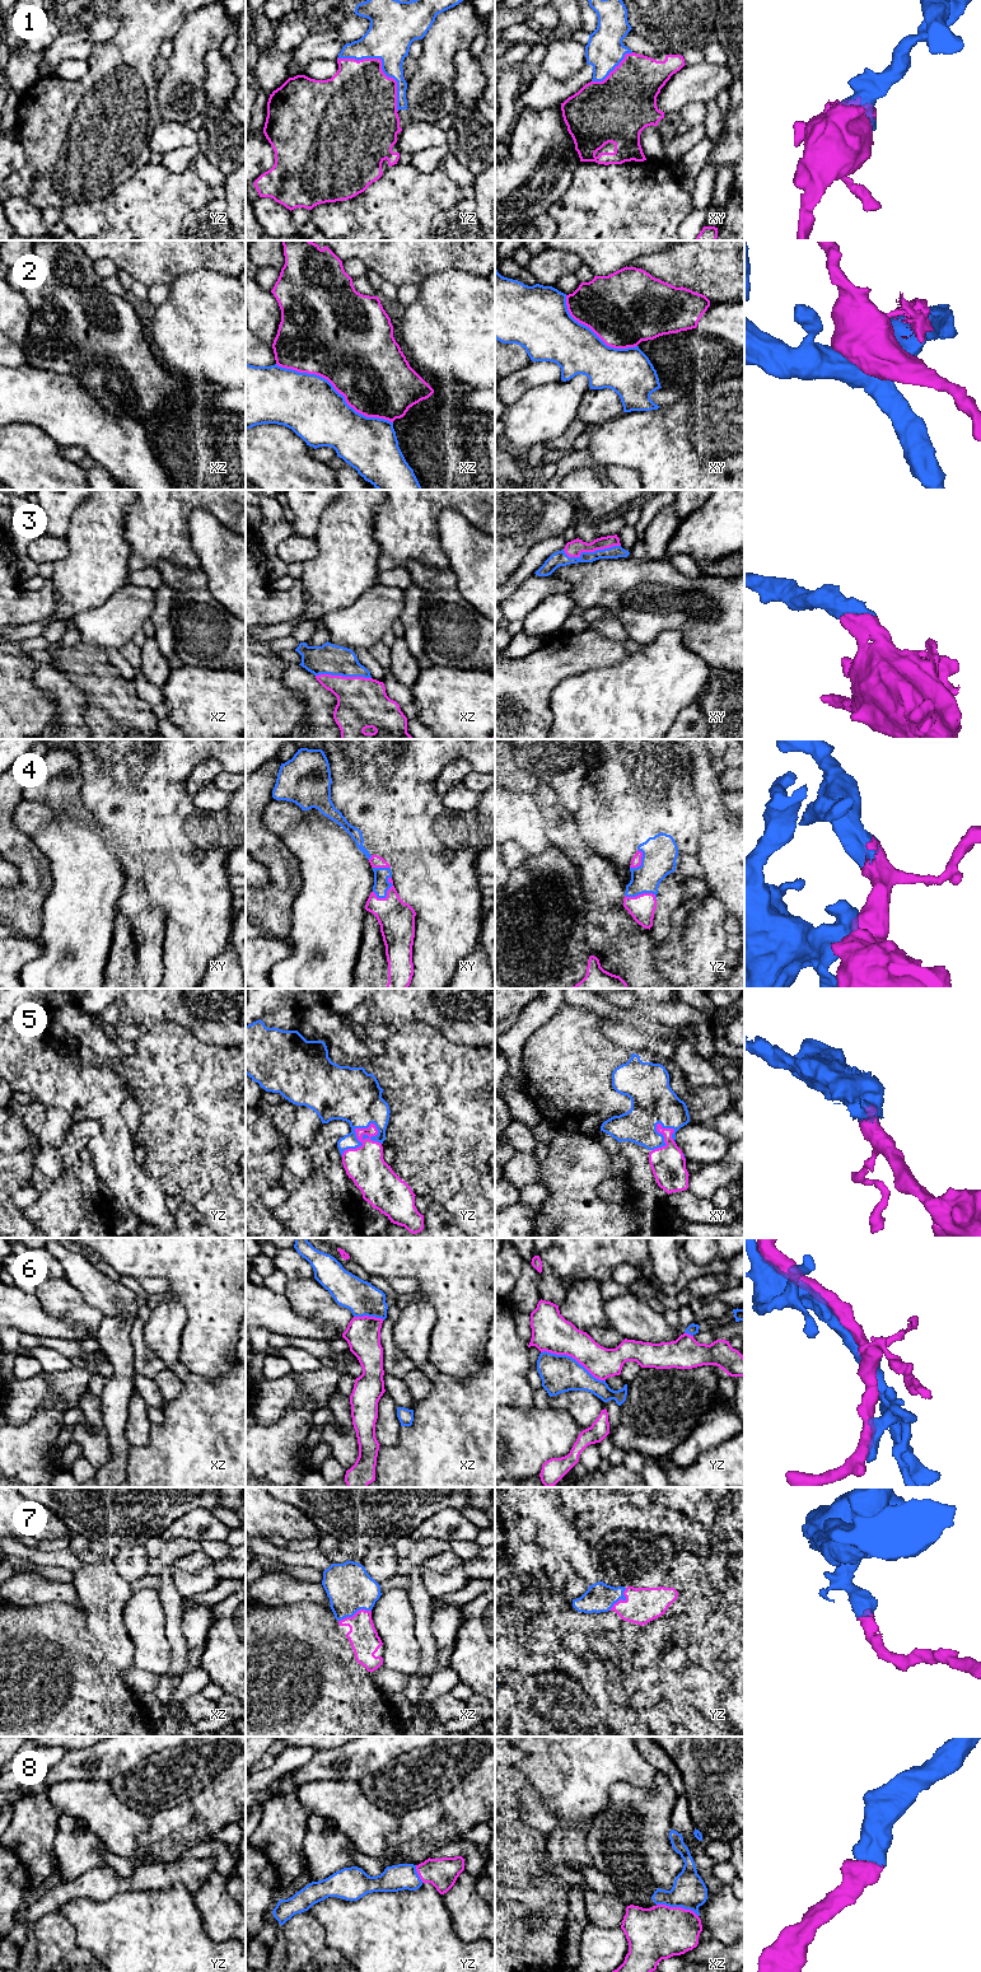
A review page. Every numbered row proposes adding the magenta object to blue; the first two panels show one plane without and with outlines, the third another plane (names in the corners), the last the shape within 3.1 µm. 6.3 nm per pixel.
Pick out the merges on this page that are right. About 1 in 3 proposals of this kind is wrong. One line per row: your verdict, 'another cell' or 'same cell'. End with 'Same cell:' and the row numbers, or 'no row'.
1: same cell
2: another cell
3: same cell
4: same cell
5: same cell
6: another cell
7: same cell
8: same cell
Same cell: 1, 3, 4, 5, 7, 8

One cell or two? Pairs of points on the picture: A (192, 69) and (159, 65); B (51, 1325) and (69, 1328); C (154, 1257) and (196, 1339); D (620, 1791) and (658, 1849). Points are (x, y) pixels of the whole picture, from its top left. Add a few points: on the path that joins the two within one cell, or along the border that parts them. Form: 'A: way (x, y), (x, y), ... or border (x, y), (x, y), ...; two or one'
A: border (168, 59), (168, 71), (157, 82); two
B: way (55, 1327), (65, 1328); one
C: way (174, 1275), (195, 1295), (196, 1318); one
D: way (635, 1802), (648, 1813), (648, 1833); one

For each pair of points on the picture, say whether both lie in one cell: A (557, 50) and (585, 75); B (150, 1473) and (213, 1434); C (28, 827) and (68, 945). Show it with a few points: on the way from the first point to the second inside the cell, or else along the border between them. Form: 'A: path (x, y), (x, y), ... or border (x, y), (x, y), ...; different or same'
A: border (587, 64), (563, 79), (555, 79), (550, 75); different
B: path (166, 1473), (197, 1443); same
C: border (52, 813), (31, 835); different

